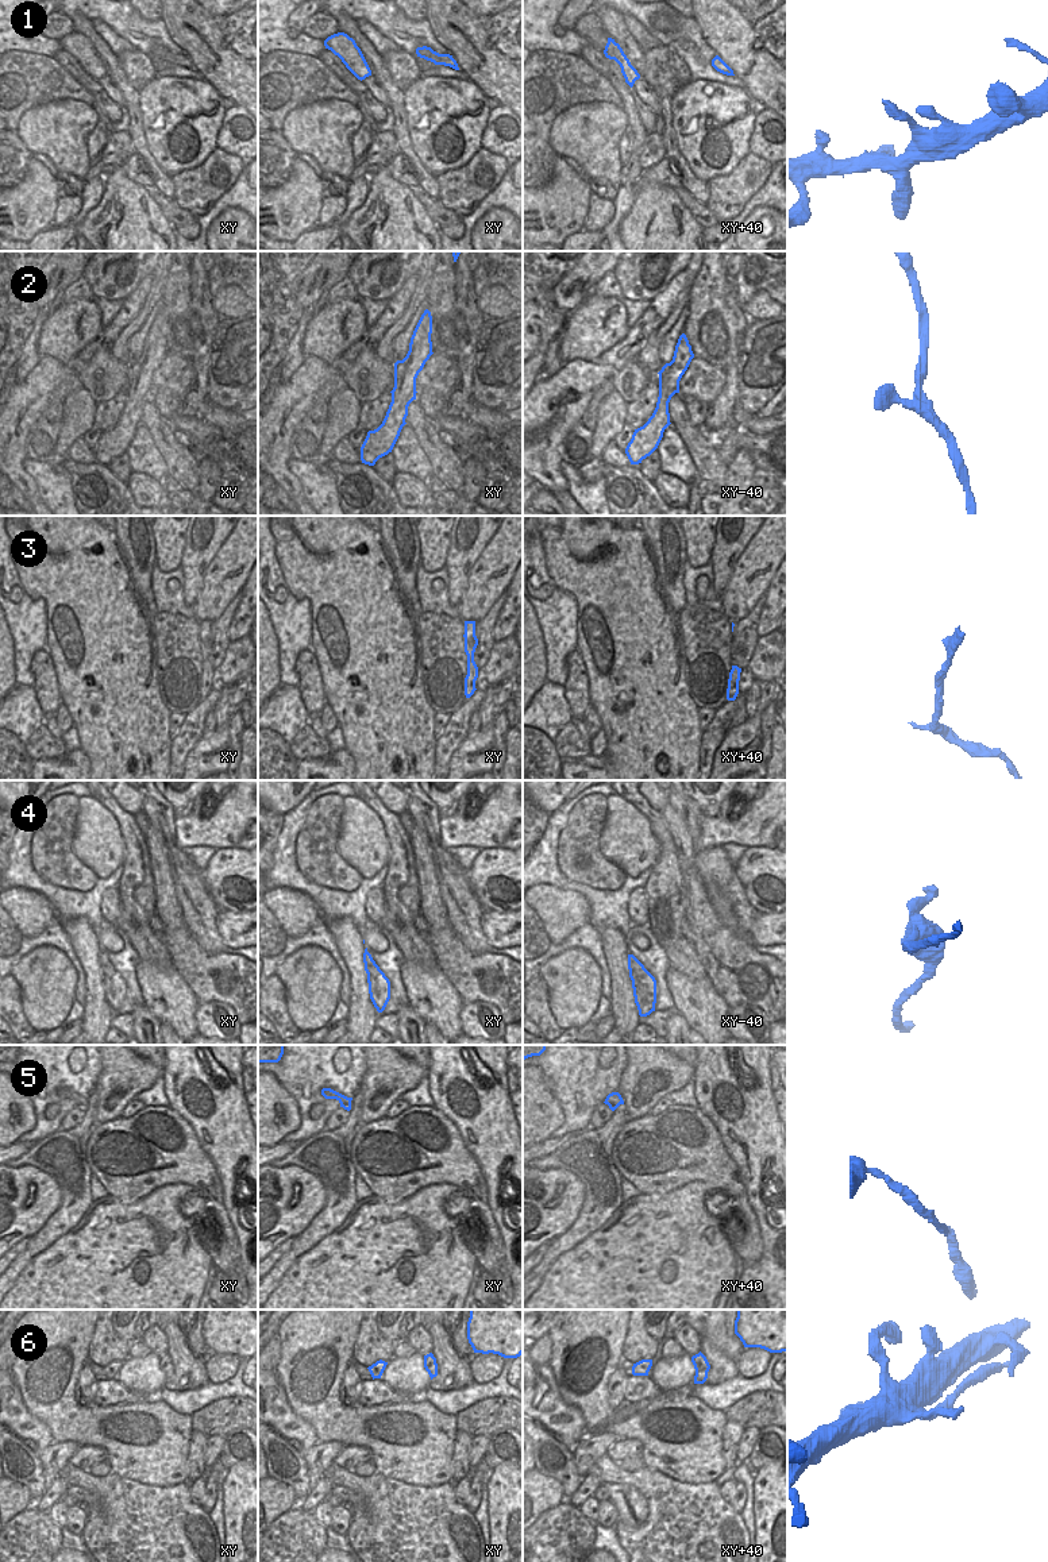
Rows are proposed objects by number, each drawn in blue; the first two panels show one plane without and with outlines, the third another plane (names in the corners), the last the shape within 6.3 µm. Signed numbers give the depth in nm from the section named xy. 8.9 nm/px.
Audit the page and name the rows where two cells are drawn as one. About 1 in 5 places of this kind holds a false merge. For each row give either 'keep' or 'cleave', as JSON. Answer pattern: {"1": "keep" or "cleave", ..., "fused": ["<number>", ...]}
{"1": "keep", "2": "keep", "3": "keep", "4": "keep", "5": "keep", "6": "cleave", "fused": ["6"]}

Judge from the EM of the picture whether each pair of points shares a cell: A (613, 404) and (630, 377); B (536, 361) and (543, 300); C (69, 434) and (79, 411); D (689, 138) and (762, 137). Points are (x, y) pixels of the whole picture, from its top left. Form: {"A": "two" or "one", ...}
{"A": "two", "B": "one", "C": "one", "D": "two"}

